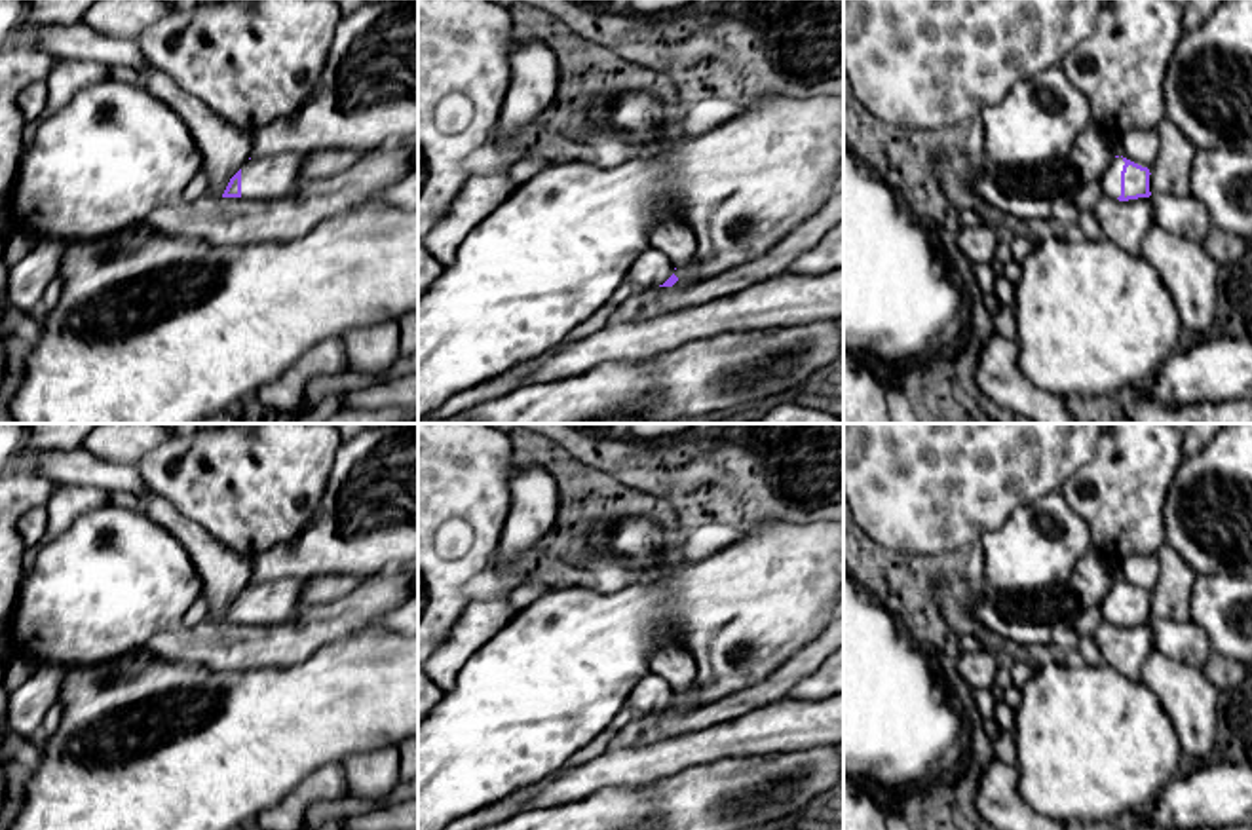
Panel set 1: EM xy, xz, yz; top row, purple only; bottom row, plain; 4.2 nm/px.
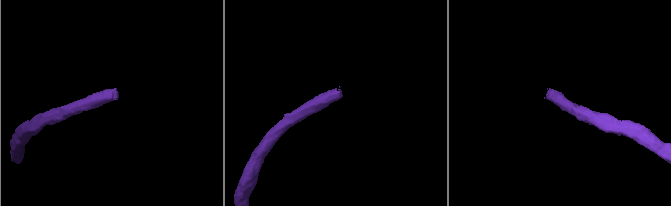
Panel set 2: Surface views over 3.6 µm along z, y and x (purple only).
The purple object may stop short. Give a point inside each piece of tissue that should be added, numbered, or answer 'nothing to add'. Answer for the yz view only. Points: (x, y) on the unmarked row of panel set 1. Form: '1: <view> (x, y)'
1: yz (1110, 606)

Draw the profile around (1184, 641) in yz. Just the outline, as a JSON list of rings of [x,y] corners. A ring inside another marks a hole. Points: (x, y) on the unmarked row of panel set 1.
[[[1191,619],[1187,621],[1149,621],[1153,632],[1153,648],[1170,659],[1184,661],[1191,667],[1203,669],[1212,653],[1206,632]]]

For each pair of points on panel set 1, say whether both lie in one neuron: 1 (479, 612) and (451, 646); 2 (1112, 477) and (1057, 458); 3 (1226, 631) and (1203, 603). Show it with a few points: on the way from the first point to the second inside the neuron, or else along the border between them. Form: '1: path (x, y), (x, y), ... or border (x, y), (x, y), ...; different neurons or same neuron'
1: path (477, 620), (458, 639); same neuron
2: border (1099, 443), (1093, 456), (1059, 490); different neurons
3: path (1224, 623), (1211, 610); same neuron

